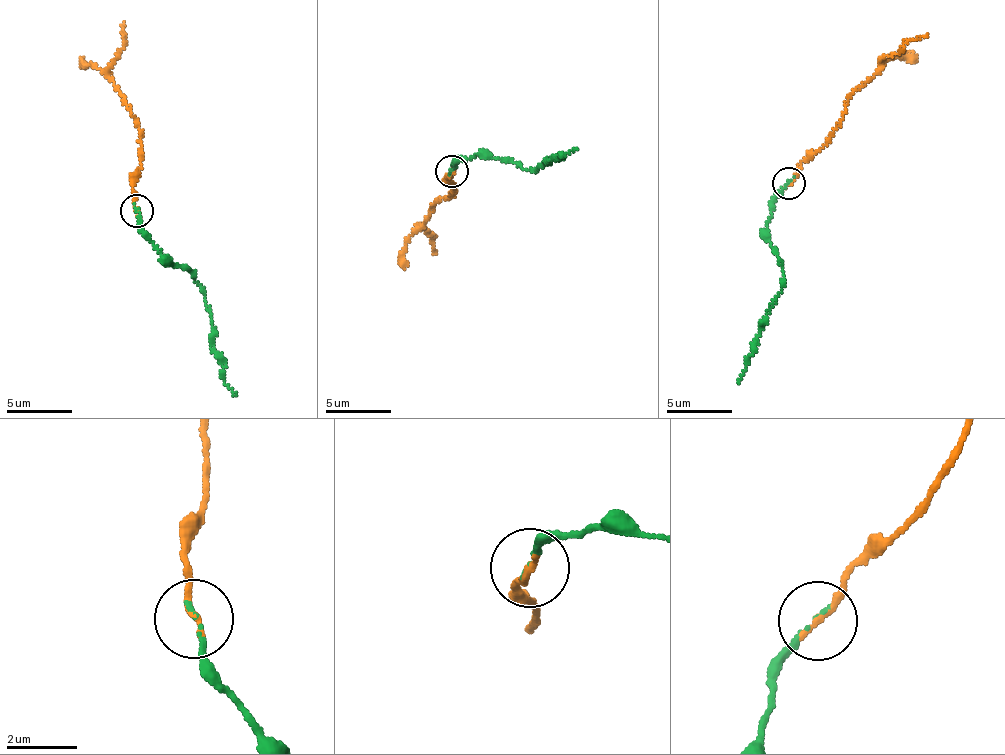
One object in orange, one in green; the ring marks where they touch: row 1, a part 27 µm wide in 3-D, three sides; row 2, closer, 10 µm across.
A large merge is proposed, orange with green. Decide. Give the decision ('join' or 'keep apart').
keep apart

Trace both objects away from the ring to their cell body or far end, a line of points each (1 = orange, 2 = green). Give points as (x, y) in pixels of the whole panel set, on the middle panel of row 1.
1: (451, 170), (444, 178), (454, 185), (448, 196), (418, 224), (432, 235), (435, 253)
2: (451, 170), (458, 163), (479, 155), (509, 159), (531, 171), (577, 149)

